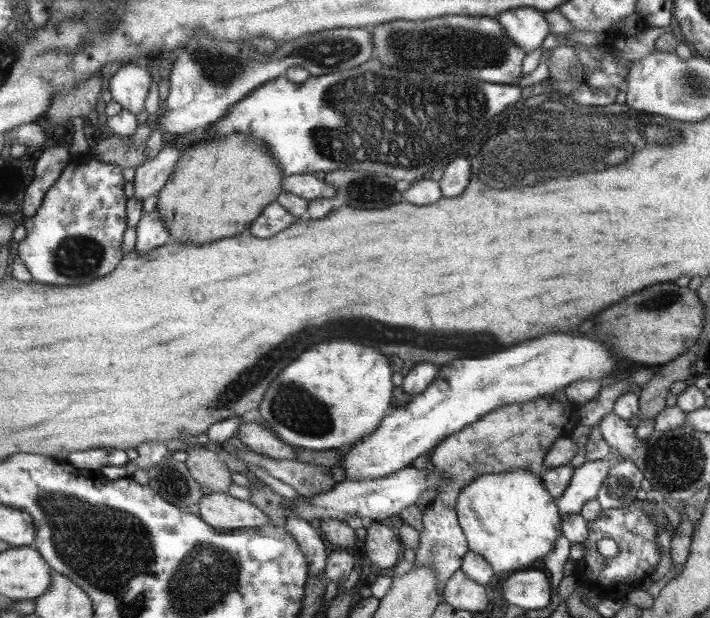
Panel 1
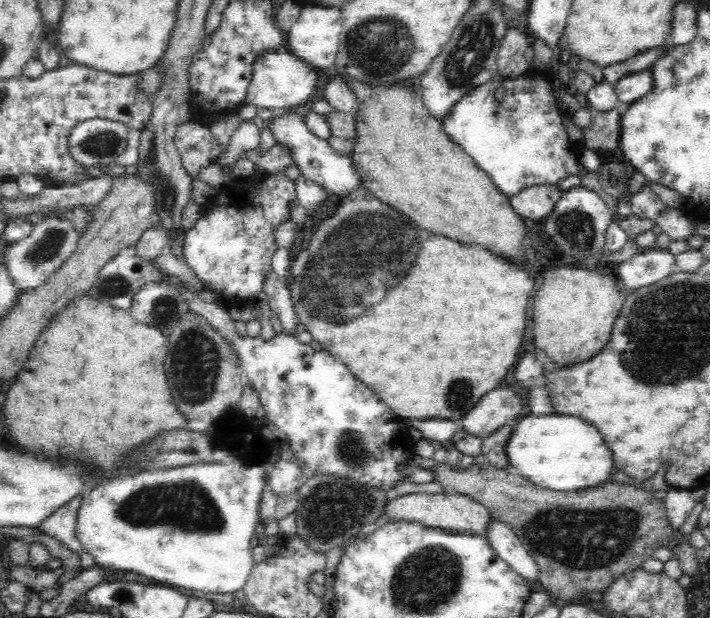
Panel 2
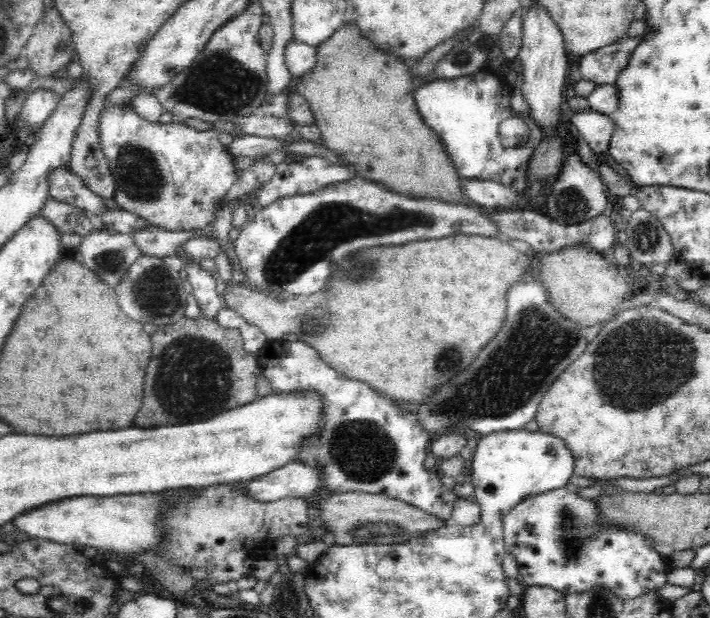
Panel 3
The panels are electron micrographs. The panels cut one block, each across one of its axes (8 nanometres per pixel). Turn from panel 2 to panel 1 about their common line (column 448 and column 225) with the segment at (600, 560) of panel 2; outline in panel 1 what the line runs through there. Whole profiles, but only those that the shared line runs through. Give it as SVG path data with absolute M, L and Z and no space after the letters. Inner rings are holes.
M198 444L187 447L185 454L187 454L187 459L184 464L187 466L191 479L211 492L222 494L228 492L227 488L231 486L229 472L223 466L223 462L219 462L217 454L199 448Z

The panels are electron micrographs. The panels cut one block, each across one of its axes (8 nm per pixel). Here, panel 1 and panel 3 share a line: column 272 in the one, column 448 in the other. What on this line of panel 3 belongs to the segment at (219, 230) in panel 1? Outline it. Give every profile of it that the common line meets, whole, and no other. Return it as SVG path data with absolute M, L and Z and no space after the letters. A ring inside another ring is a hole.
M344 24L334 30L328 40L316 46L316 62L312 70L298 76L293 82L293 89L310 105L314 122L320 131L321 144L356 168L363 179L382 183L391 192L406 197L462 203L466 201L463 180L454 169L441 139L418 114L418 106L414 102L414 90L417 88L410 68L406 68L398 56L384 54L382 50L370 46L370 40L362 38L356 26Z

